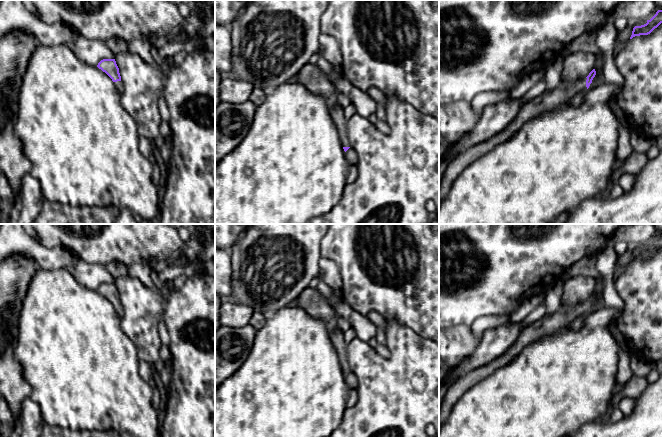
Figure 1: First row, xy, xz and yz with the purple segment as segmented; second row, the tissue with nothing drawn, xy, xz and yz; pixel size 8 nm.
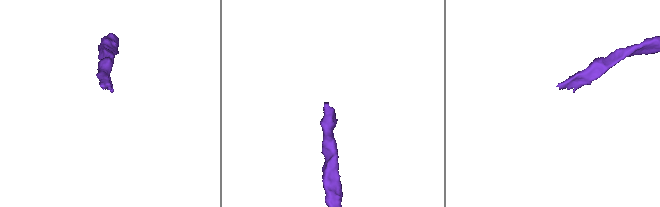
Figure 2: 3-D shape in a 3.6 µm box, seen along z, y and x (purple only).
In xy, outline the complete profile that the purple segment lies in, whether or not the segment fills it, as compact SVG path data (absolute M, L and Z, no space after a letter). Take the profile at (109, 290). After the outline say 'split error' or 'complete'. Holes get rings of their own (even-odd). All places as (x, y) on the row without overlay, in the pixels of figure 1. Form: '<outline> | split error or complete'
M103 283L98 287L97 291L112 303L117 315L122 318L124 315L124 309L121 305L119 292L116 288L115 283Z | split error

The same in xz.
M309 287L298 296L295 305L325 324L331 342L339 357L340 366L346 376L350 372L347 360L347 343L344 340L344 332L338 328L337 322L340 316L336 310L319 295L316 288Z | split error

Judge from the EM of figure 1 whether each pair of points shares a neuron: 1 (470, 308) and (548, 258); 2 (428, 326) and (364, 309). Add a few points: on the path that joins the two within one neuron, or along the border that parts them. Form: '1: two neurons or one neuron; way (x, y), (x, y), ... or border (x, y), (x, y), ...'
1: one neuron; way (489, 289), (520, 258), (529, 258)
2: one neuron; way (412, 310), (407, 305), (380, 305)

